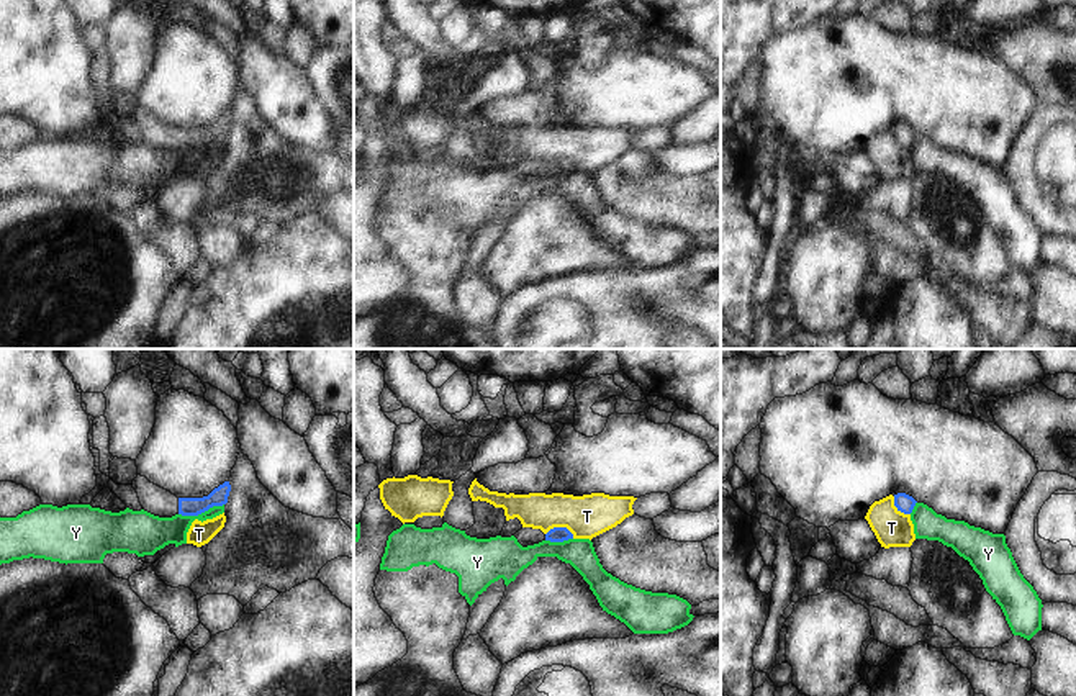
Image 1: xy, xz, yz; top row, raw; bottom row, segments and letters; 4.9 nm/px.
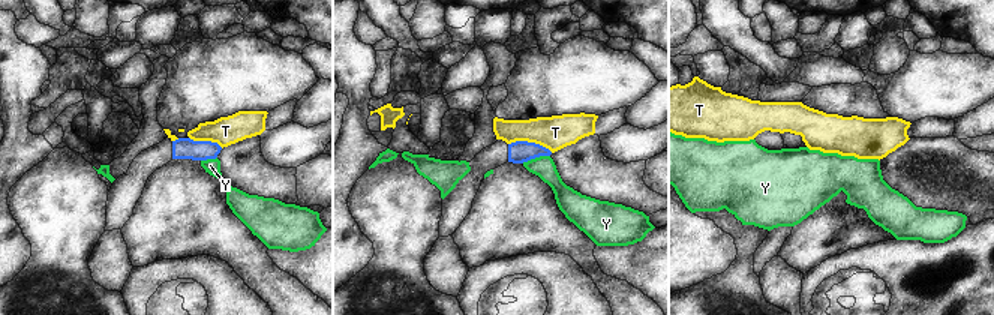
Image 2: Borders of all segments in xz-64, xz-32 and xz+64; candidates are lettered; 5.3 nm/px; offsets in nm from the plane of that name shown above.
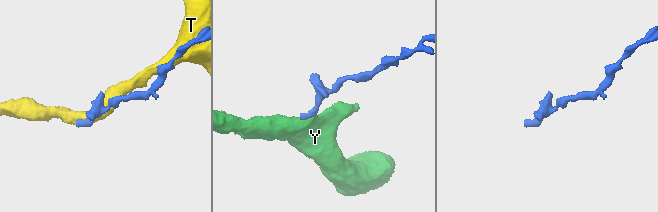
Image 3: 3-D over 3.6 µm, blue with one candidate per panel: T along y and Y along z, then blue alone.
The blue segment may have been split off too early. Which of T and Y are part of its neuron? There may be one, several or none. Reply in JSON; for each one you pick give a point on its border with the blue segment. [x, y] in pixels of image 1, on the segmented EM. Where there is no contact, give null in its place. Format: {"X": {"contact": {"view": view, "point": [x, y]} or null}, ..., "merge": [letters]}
{"merge": []}

